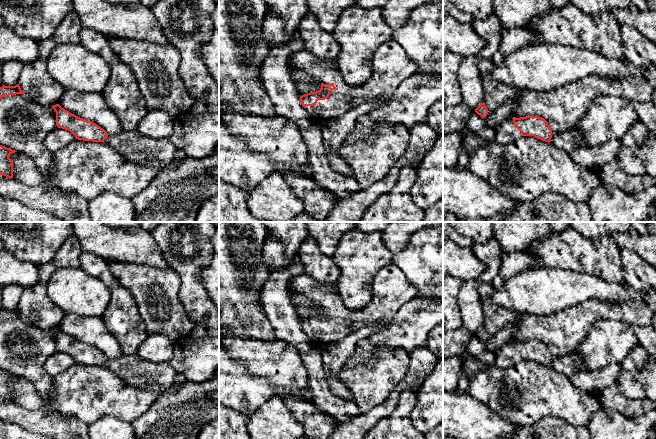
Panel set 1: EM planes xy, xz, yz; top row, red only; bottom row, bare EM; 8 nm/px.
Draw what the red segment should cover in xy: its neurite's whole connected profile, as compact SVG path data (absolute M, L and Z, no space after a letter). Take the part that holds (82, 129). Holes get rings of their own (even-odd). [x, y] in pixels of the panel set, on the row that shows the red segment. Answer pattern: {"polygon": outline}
{"polygon": "M52 106L56 112L56 125L70 131L76 139L83 141L105 142L128 161L144 167L166 167L174 159L177 149L169 138L152 138L138 131L122 131L109 135L97 124L82 119L62 108Z"}

